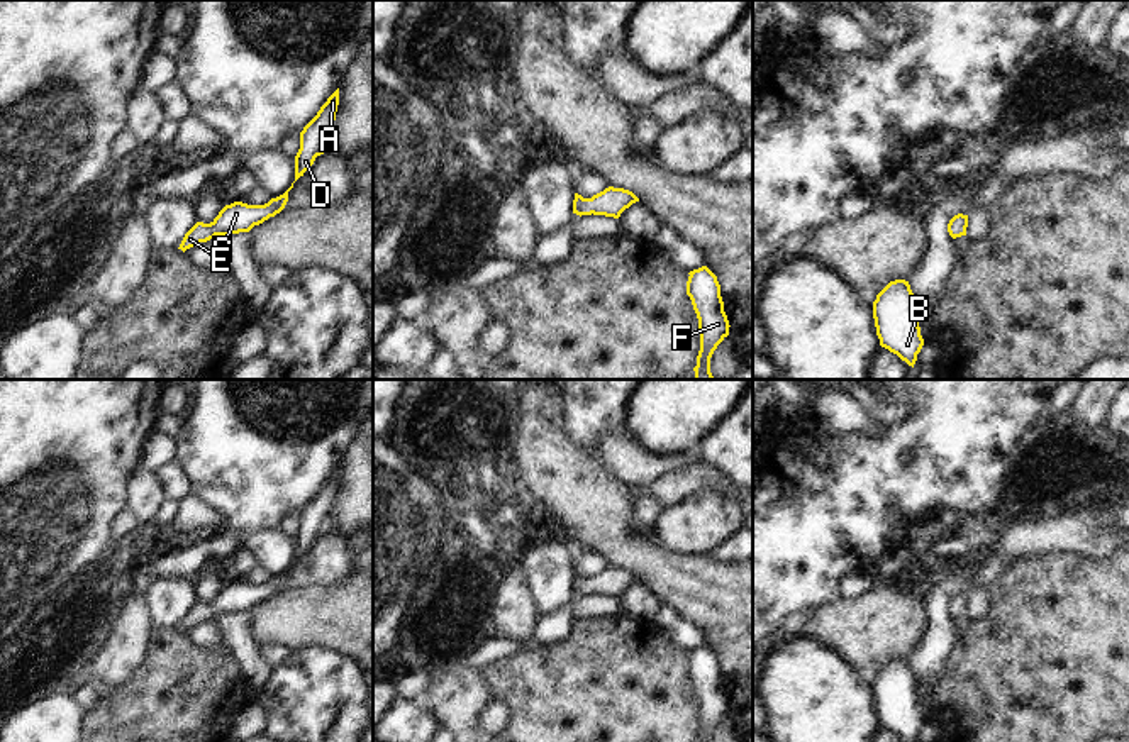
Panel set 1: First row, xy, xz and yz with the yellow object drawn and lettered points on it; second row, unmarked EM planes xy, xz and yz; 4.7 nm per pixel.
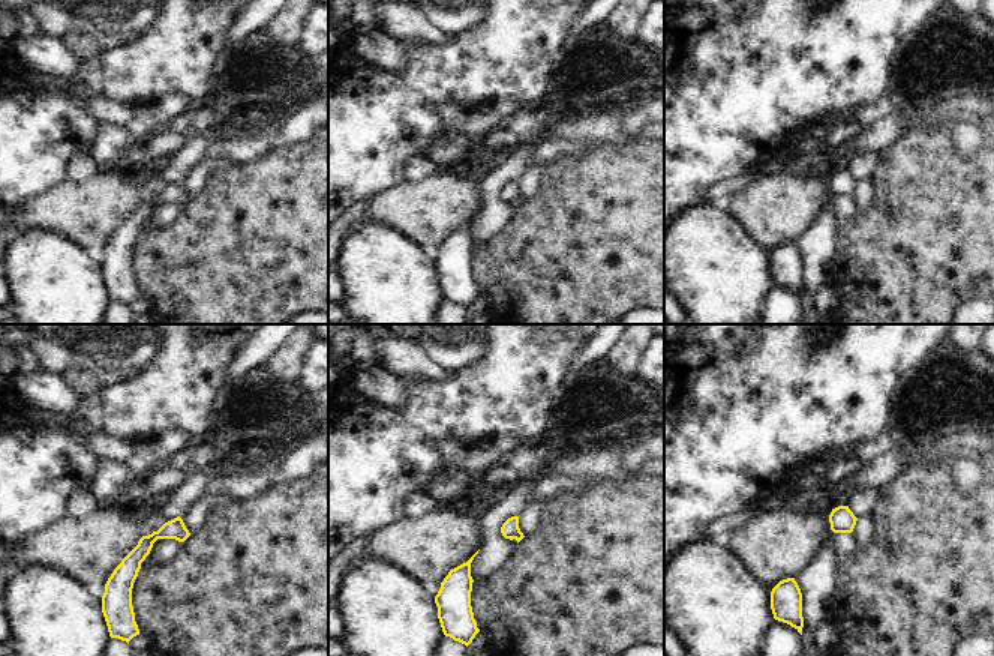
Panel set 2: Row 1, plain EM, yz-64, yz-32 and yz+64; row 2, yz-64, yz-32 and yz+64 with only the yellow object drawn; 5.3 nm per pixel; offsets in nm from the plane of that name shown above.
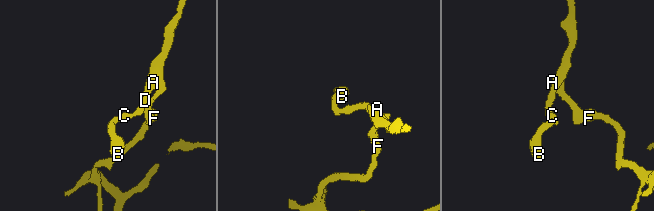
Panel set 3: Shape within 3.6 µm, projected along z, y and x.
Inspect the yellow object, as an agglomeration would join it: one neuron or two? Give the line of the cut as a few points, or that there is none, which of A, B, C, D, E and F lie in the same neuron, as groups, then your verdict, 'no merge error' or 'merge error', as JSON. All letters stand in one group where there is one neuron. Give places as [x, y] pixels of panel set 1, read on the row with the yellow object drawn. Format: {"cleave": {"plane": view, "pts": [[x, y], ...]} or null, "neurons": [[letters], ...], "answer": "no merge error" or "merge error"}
{"cleave": null, "neurons": [["A", "B", "C", "D", "E", "F"]], "answer": "no merge error"}

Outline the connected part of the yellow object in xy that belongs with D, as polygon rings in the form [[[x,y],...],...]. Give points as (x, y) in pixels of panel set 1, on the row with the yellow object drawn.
[[[339,88],[327,98],[317,115],[300,132],[300,149],[295,156],[295,181],[327,151],[325,139],[336,120]]]

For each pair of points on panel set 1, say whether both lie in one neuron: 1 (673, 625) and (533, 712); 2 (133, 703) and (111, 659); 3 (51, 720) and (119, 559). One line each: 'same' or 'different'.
1: different
2: different
3: same

